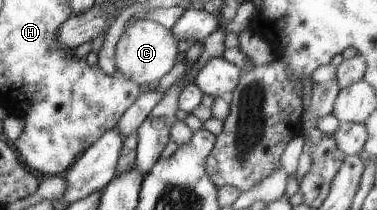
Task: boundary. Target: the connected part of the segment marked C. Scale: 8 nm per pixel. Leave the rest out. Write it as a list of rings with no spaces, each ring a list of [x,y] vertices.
[[[145,18],[131,22],[115,44],[116,69],[138,86],[155,86],[156,81],[159,81],[175,64],[177,42],[171,30],[158,22]]]

